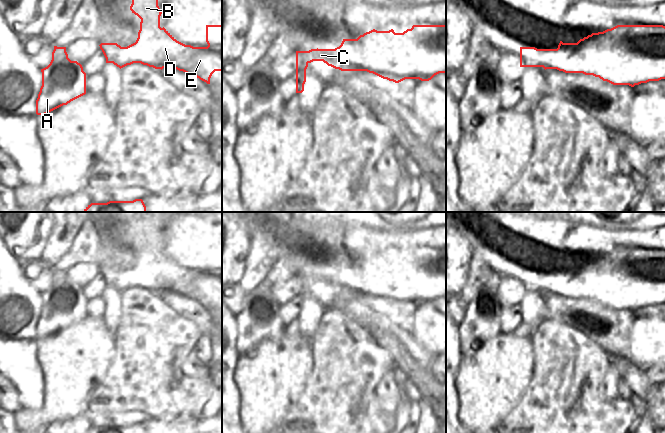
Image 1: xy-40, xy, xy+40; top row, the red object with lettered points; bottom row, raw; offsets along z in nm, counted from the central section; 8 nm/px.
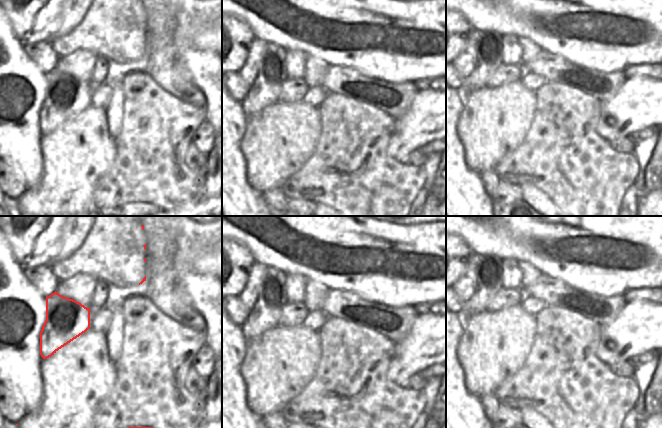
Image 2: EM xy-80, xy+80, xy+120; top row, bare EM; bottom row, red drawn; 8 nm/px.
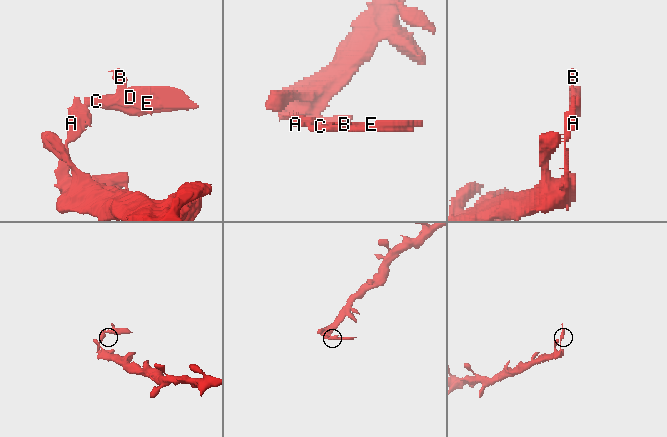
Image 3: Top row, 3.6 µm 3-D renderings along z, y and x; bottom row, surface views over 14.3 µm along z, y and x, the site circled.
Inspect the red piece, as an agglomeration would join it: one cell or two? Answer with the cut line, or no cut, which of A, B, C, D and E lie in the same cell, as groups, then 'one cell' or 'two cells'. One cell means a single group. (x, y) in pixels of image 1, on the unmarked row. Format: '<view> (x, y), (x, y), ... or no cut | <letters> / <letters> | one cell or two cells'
xy (296, 286), (307, 287) | A / B C D E | two cells

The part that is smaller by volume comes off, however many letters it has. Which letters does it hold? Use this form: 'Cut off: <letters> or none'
Cut off: B, C, D, E

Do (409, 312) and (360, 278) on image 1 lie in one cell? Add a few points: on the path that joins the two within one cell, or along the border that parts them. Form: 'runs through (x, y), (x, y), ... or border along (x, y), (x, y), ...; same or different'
border along (423, 304), (403, 303), (398, 307); different

